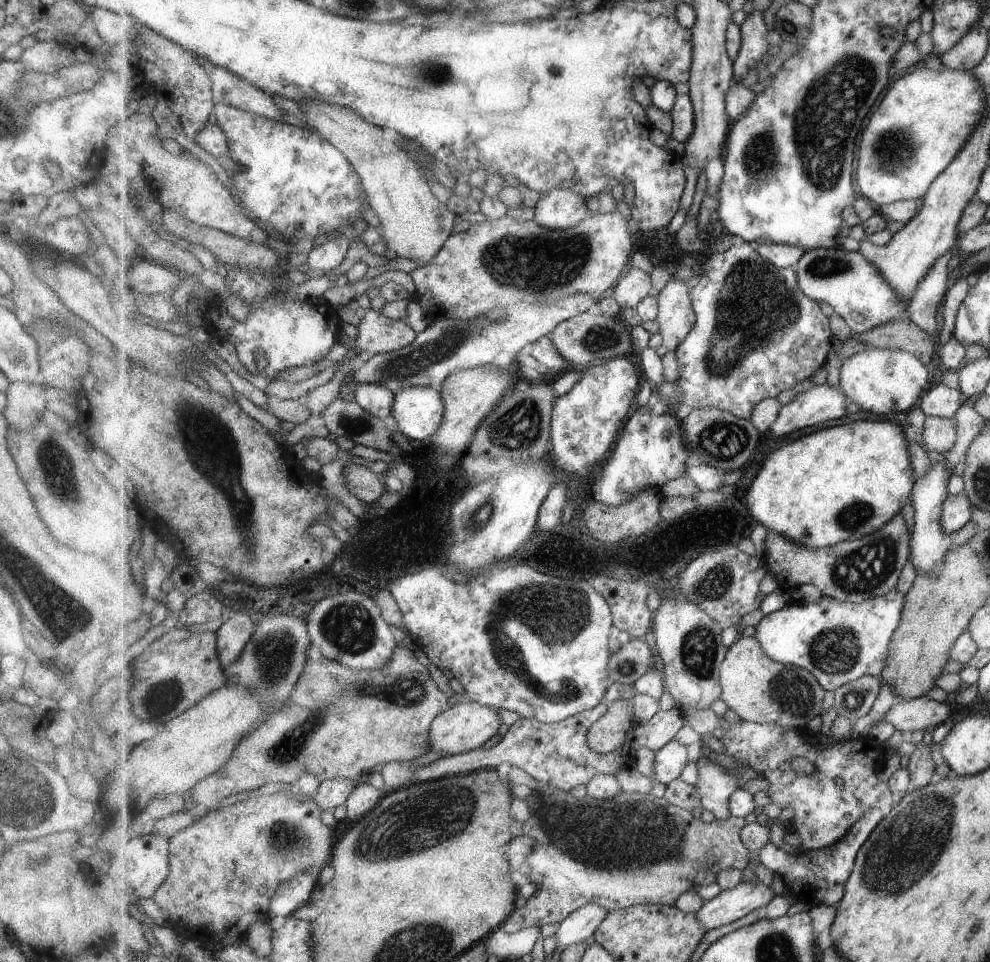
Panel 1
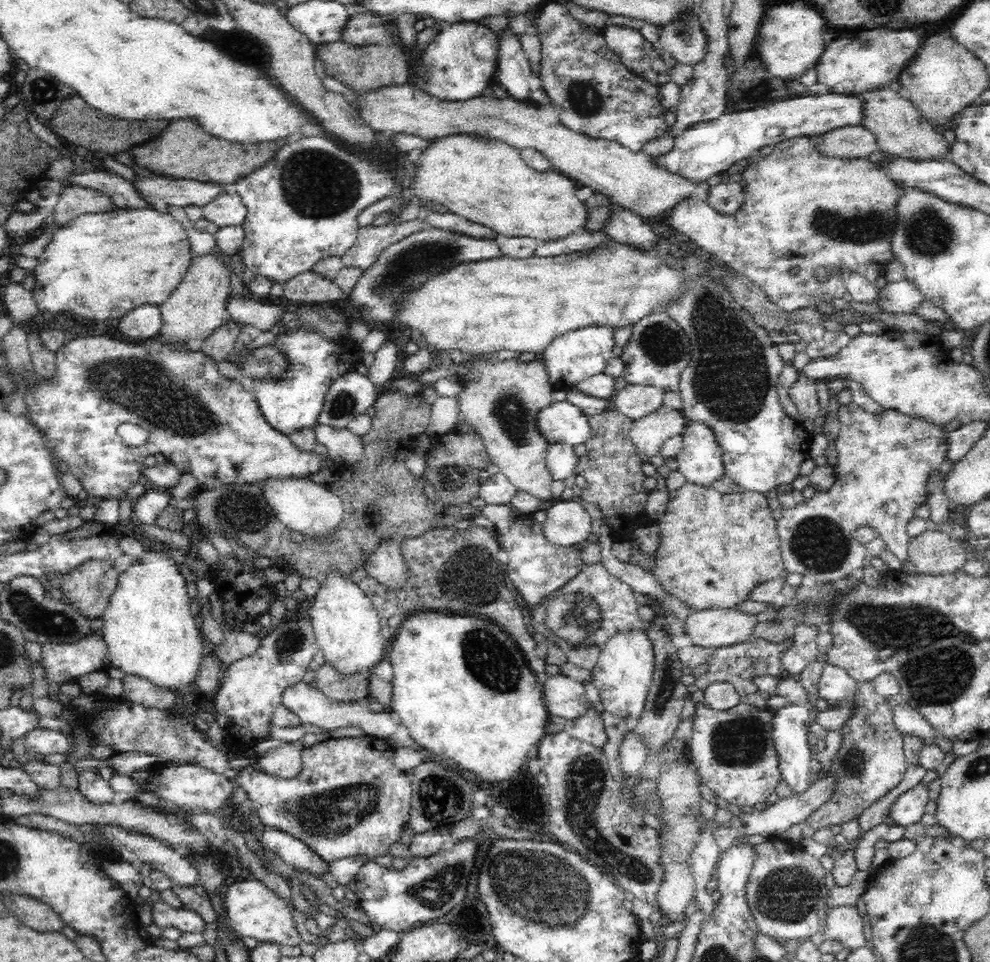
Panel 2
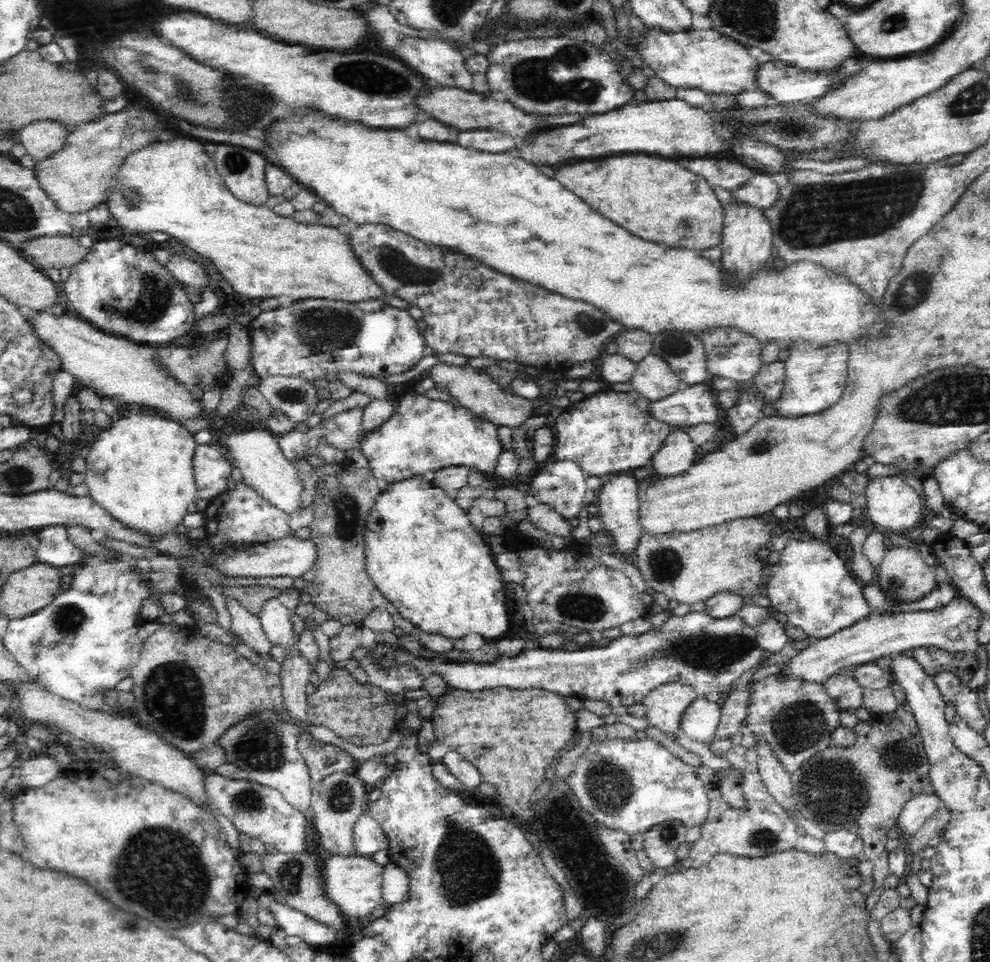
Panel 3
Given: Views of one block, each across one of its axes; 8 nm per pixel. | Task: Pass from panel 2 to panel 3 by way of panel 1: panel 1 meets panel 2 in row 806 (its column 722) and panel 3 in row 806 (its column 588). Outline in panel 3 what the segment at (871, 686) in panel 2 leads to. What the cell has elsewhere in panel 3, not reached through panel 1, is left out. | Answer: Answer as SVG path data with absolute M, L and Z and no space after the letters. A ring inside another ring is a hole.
M907 701L891 713L870 713L869 719L859 721L854 731L854 745L821 750L790 773L794 803L805 819L818 822L824 832L838 828L857 832L864 840L864 859L873 864L872 876L878 889L891 874L886 852L888 831L898 825L910 798L932 792L934 787L929 777L929 760L922 733Z

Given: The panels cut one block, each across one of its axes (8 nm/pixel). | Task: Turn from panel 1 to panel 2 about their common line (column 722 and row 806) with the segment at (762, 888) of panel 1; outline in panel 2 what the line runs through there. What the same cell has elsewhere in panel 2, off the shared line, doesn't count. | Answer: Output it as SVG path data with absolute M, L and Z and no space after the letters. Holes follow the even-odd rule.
M921 781L916 783L910 790L905 790L891 806L890 823L904 827L916 824L926 813L926 804L929 801L928 786Z

